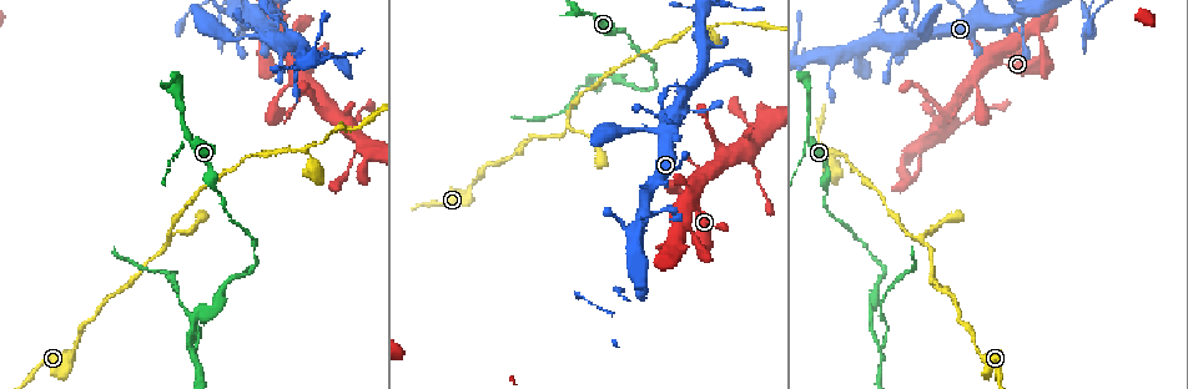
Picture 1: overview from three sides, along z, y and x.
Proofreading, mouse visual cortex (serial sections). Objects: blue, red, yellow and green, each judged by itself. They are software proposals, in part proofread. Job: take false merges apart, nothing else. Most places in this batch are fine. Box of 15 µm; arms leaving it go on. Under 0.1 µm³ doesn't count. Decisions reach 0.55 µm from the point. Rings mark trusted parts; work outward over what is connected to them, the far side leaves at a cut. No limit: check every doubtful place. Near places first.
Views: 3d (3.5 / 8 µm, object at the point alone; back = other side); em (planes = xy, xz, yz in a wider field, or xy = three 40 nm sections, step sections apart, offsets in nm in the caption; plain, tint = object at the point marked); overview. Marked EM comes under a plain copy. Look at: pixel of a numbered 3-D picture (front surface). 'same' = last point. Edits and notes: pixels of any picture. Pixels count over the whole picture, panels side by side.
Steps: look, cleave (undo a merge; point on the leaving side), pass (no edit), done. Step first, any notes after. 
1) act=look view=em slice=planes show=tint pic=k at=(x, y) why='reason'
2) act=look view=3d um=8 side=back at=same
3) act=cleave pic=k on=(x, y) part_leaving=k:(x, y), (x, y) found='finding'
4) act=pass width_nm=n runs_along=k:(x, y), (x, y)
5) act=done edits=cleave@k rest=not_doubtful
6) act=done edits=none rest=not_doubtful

act=look view=3d um=8 pic=1 at=(305, 149) why='side arm on a straight run'

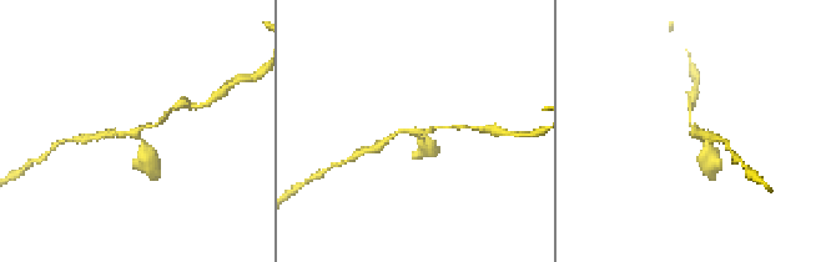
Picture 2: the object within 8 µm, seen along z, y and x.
act=look view=3d um=3.5 pic=2 at=(134, 134) why='closer look'

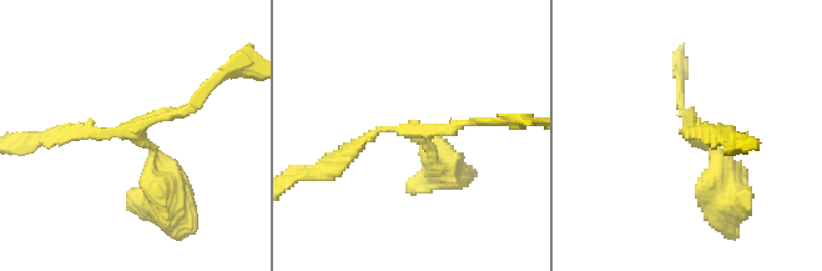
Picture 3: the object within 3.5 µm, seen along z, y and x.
act=look view=em slice=planes show=tint pic=3 at=(136, 133) arms=3 arm_widths_nm=150,150,250 why='now the EM'

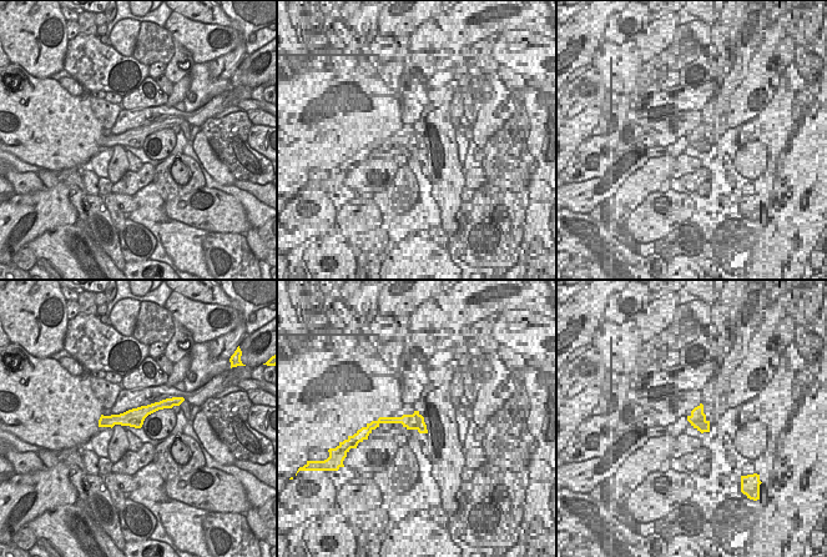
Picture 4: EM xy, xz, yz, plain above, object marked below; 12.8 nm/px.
act=pass runs_along=4:(172, 402), (101, 423) found='one cell here'

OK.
act=look view=3d um=3.5 side=back pic=1 at=(178, 151) why='sharp bend'

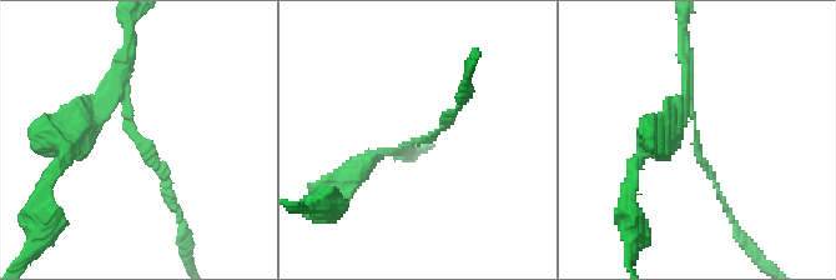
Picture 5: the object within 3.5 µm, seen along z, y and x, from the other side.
act=look view=em slice=xy step=1 show=tint pic=5 at=(417, 145) arm_widths_nm=100,150 why='shape alone is not enough'

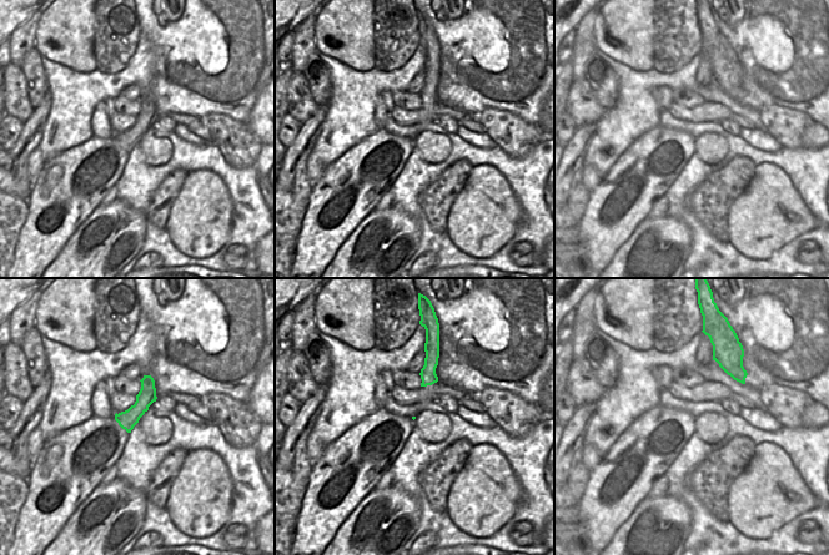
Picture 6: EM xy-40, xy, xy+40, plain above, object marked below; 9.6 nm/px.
act=pass runs_along=6:(147, 378), (147, 394), (127, 427) found='all the same cell'

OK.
act=look view=3d um=3.5 pic=1 at=(881, 348) why='branch point'

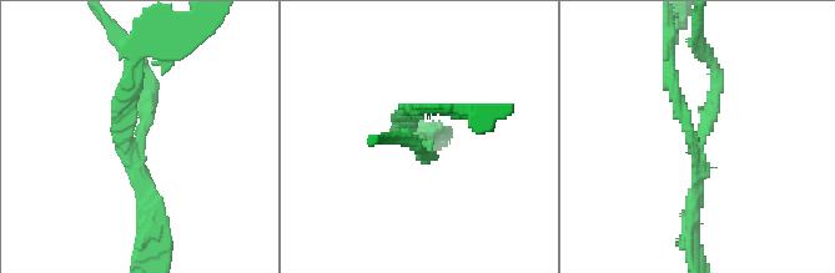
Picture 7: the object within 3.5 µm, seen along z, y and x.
act=look view=em slice=xy step=1 show=tint pic=7 at=(125, 135) why='shape alone is not enough'

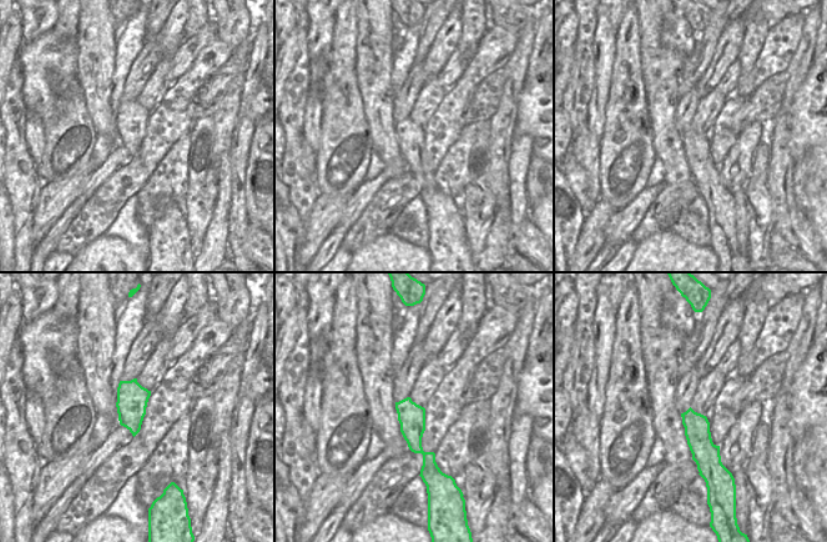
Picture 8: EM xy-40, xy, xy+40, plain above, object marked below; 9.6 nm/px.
act=pass width_nm=260 runs_along=7:(670, 57), (695, 142), (715, 80) found='all the same cell'

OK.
act=done edits=none rest=not_doubtful

